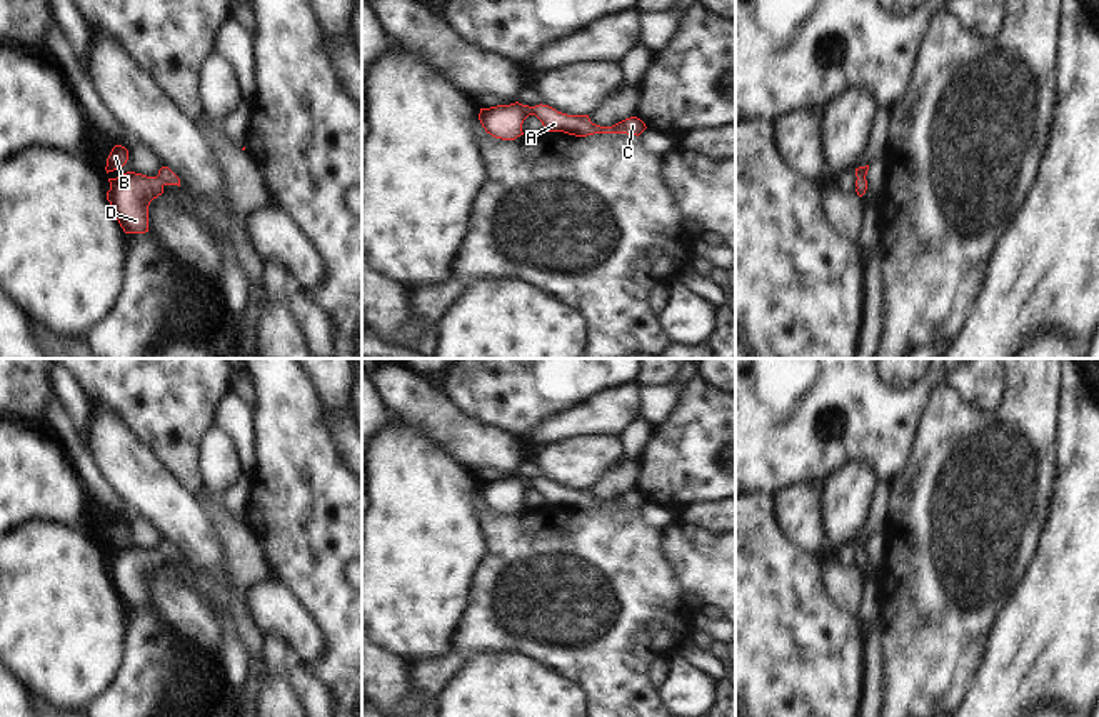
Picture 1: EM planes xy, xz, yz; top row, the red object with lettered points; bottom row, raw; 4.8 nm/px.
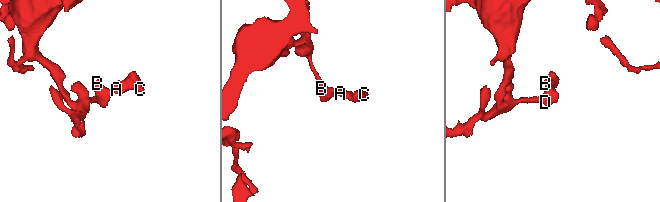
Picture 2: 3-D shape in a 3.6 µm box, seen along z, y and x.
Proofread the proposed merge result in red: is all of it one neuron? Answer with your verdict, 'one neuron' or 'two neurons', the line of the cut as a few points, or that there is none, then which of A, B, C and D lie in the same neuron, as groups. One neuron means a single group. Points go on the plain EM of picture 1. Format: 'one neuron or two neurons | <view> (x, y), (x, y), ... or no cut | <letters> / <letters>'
one neuron | no cut | A B C D

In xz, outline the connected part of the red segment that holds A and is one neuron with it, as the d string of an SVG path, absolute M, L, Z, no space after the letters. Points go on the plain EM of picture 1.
M519 475L480 482L479 494L492 510L515 514L524 509L522 497L529 489L535 489L542 495L545 505L564 505L575 510L594 507L627 507L639 510L647 502L637 490L625 492L612 500L600 500L592 497L589 489L567 489L549 479L540 477L529 480Z

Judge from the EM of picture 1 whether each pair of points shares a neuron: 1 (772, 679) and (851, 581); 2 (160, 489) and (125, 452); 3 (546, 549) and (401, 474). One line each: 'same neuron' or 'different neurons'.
1: different neurons
2: same neuron
3: different neurons

